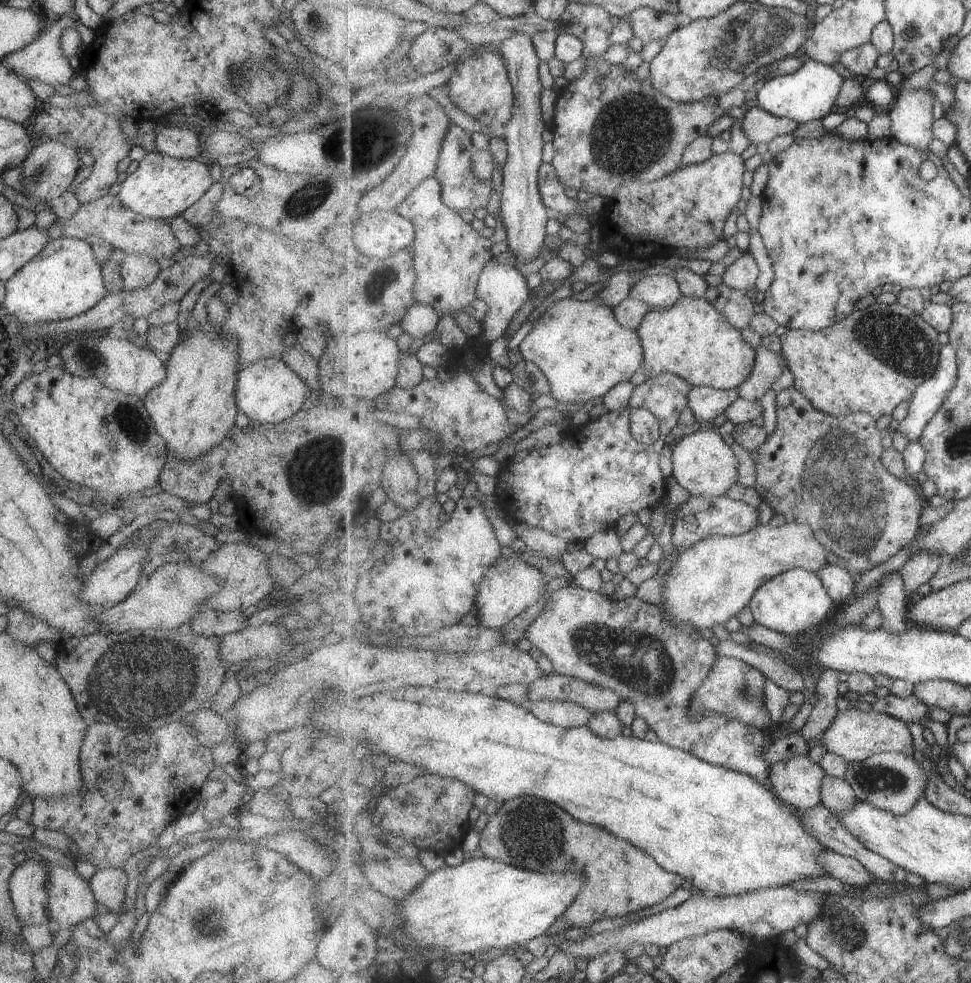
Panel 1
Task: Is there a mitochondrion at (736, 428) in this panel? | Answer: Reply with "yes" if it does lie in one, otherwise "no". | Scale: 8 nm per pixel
no

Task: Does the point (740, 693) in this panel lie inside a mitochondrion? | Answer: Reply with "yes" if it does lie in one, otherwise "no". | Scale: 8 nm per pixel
yes

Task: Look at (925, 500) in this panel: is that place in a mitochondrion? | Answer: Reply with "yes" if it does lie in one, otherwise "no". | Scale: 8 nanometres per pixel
no

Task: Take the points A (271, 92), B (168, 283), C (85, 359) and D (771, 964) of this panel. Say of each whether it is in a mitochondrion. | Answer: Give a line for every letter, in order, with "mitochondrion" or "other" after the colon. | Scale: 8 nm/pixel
A: mitochondrion
B: other
C: mitochondrion
D: other

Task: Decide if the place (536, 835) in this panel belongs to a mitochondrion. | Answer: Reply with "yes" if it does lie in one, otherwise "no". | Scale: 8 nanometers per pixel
yes

